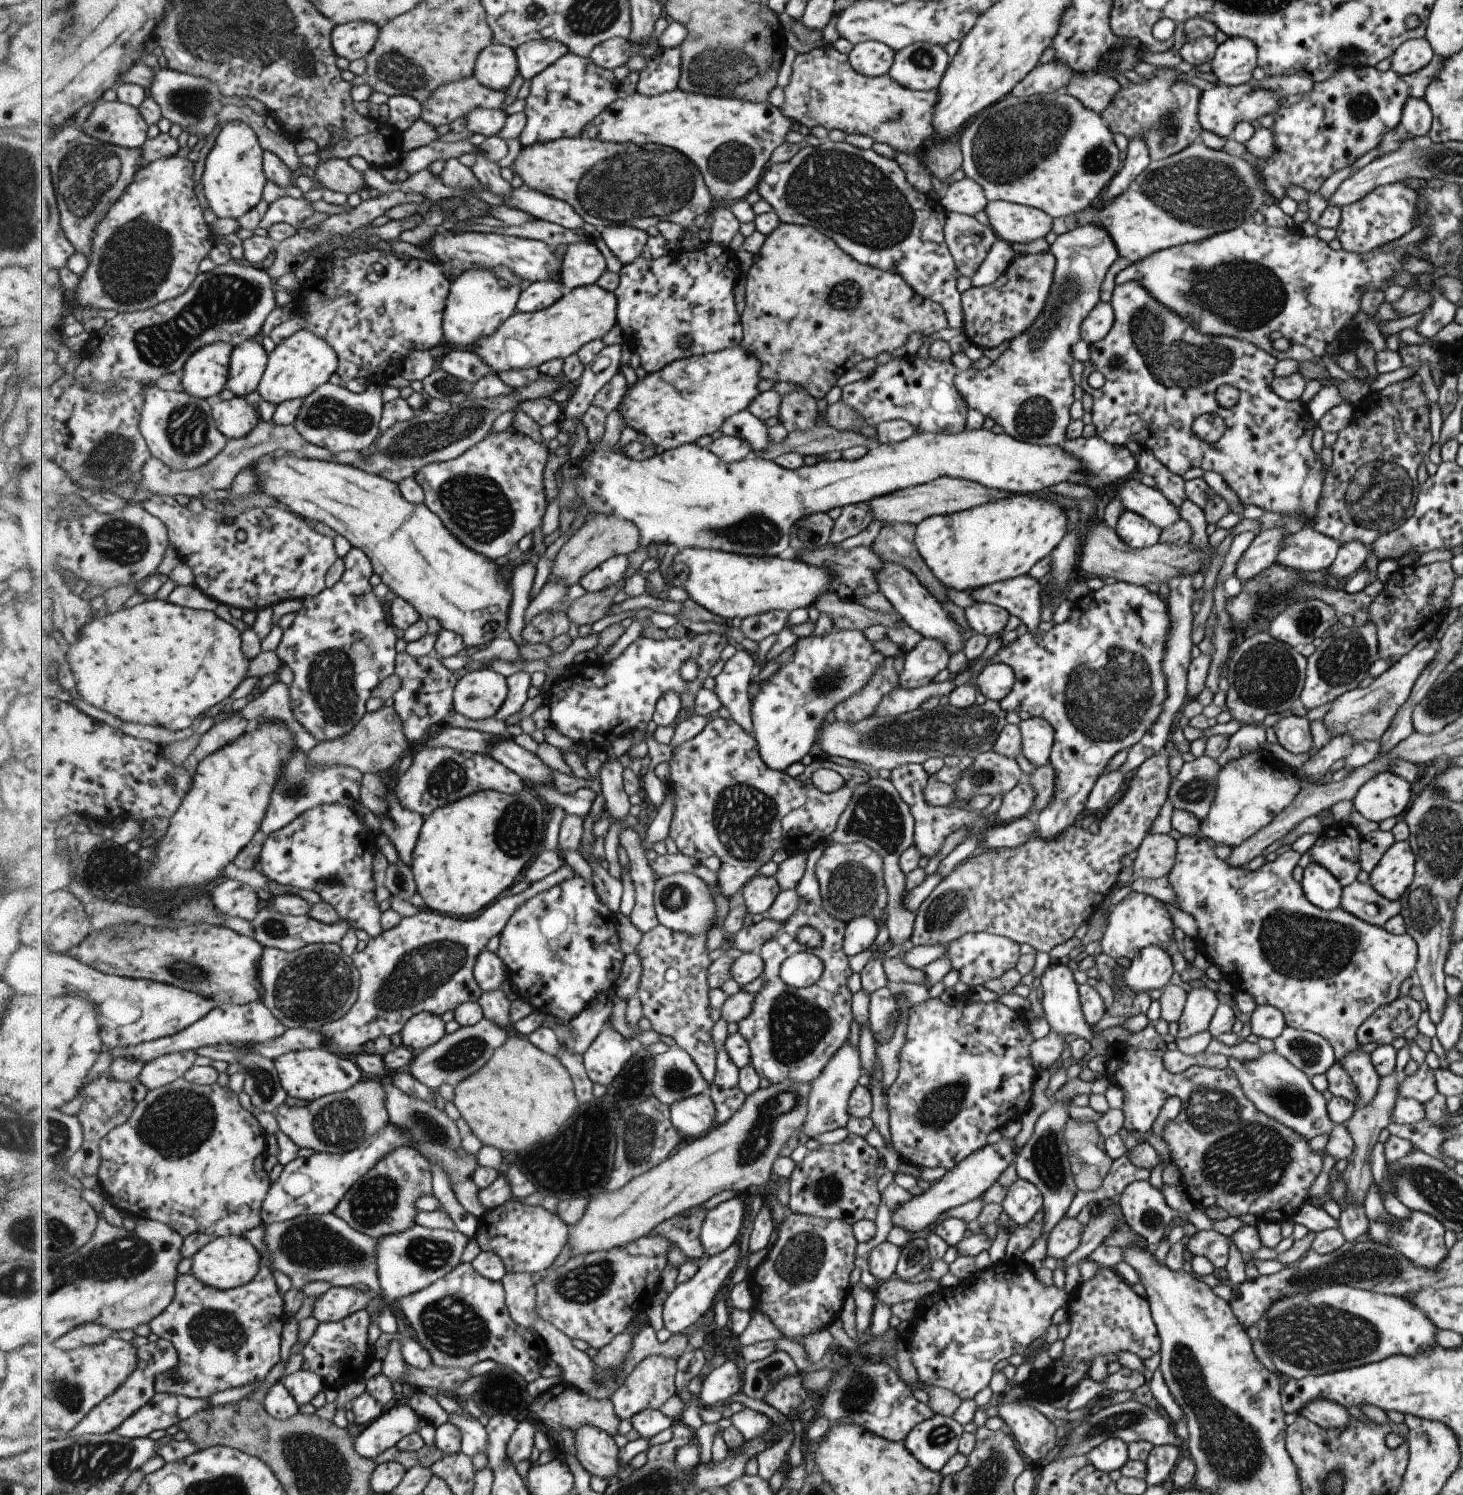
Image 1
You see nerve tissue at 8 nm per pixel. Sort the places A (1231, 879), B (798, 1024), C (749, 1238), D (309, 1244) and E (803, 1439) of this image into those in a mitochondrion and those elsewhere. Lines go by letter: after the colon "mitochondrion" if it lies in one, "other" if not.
A: other
B: mitochondrion
C: other
D: mitochondrion
E: other

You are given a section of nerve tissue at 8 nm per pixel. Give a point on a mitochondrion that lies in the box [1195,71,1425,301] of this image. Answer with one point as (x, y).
(1361, 106)

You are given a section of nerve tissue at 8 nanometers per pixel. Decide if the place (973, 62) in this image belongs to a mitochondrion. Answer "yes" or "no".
no

